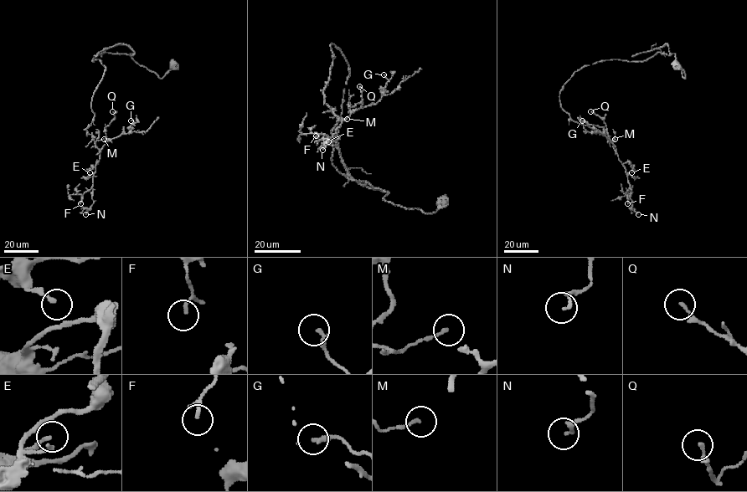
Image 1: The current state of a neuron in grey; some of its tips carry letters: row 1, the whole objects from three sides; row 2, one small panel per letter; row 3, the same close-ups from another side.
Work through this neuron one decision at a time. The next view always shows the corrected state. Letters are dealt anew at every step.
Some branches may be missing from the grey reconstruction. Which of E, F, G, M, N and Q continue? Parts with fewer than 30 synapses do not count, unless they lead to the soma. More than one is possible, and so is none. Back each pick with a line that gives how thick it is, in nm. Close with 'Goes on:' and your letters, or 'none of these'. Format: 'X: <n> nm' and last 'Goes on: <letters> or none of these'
Goes on: none of these

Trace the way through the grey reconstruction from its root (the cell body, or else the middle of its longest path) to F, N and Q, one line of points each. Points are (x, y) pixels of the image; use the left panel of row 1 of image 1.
F: (174, 66), (160, 78), (133, 53), (102, 52), (92, 58), (105, 68), (86, 129), (100, 158), (80, 203)
N: (174, 66), (160, 78), (133, 53), (92, 58), (105, 70), (86, 129), (100, 158), (85, 214)
Q: (174, 66), (160, 78), (133, 53), (95, 57), (105, 70), (86, 129), (100, 150), (112, 111)

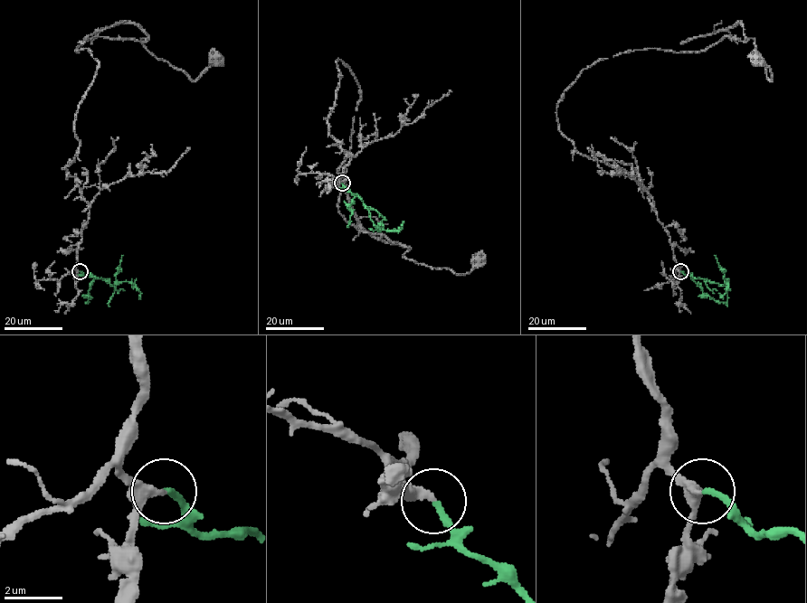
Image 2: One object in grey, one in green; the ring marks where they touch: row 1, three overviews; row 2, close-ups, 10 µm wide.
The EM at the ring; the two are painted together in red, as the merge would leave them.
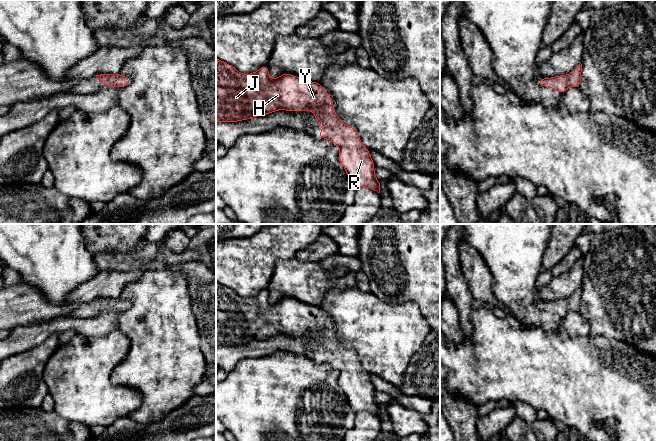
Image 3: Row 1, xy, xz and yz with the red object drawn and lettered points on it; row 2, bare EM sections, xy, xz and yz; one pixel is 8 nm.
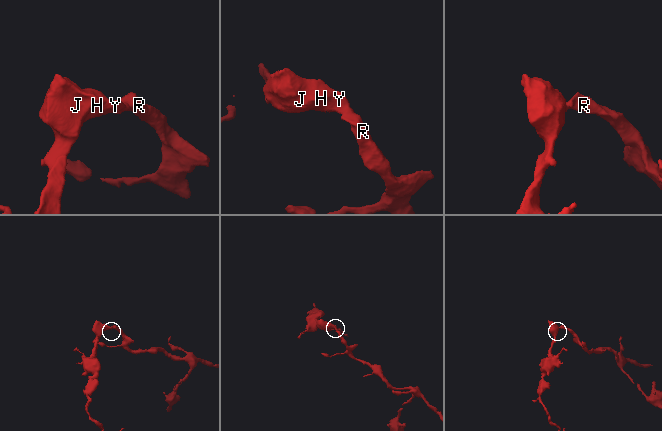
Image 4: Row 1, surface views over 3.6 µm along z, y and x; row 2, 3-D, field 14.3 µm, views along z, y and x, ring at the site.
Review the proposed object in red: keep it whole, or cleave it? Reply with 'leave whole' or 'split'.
leave whole

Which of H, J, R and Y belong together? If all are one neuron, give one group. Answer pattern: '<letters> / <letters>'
H J R Y

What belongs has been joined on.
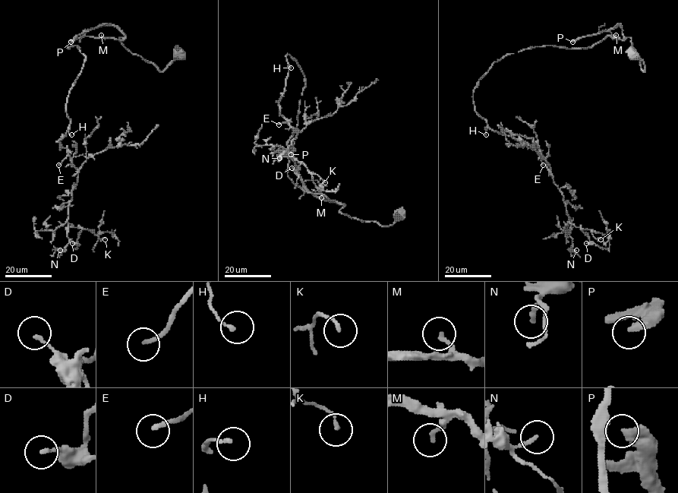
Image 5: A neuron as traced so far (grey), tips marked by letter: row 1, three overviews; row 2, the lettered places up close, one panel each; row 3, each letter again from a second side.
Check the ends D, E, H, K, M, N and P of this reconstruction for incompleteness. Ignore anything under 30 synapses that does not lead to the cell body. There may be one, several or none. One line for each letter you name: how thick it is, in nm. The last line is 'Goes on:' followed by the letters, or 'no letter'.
E: 170 nm
P: 360 nm
Goes on: E, P

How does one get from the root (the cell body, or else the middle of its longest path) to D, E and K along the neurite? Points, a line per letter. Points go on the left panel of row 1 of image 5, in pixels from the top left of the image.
D: (180, 55), (160, 71), (123, 37), (67, 45), (85, 57), (59, 140), (77, 171), (72, 243)
E: (180, 55), (160, 71), (123, 37), (70, 42), (85, 61), (58, 165)
K: (180, 55), (160, 71), (123, 37), (67, 46), (85, 57), (59, 140), (77, 171), (67, 222), (105, 239)

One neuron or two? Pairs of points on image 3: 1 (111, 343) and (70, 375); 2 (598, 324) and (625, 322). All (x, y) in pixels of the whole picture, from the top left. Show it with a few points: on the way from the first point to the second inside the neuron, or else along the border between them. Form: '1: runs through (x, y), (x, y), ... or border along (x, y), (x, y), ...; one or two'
1: runs through (101, 353), (80, 370); one
2: runs through (605, 322), (618, 322); one

